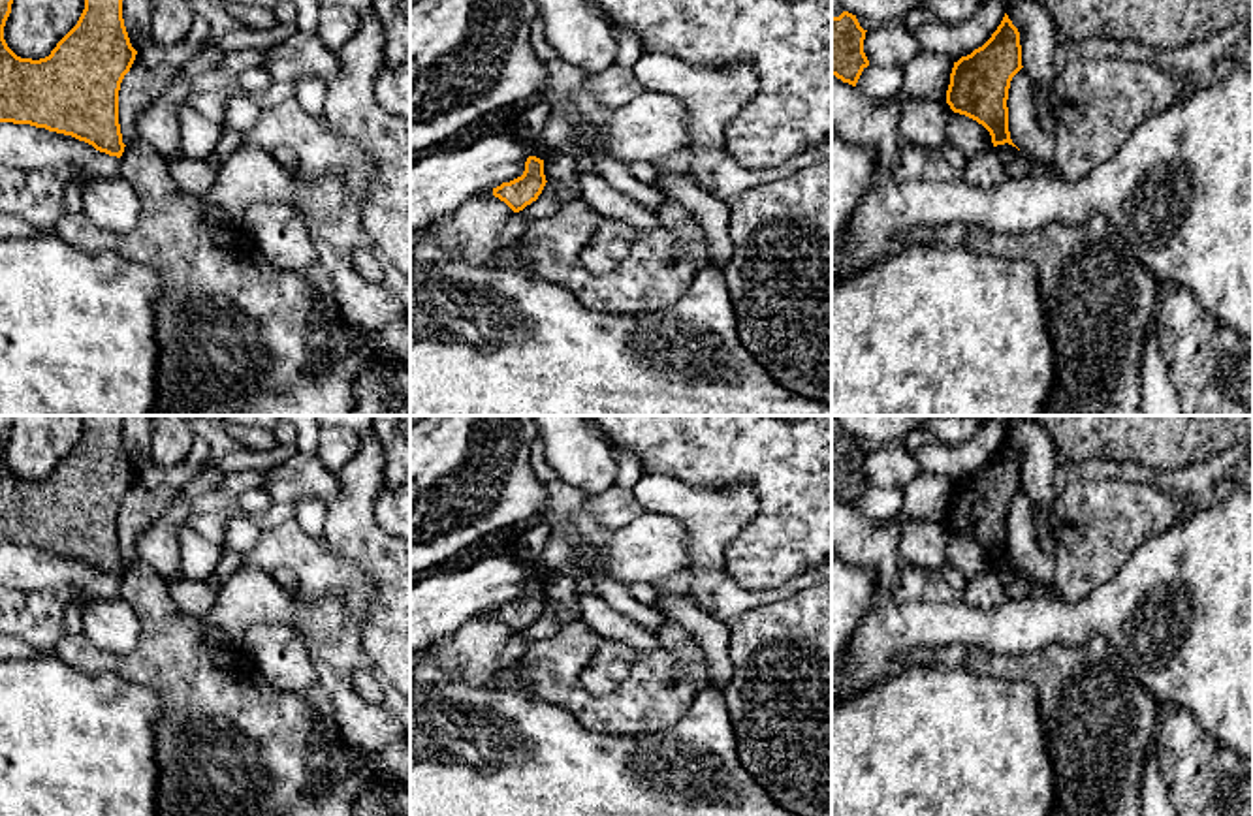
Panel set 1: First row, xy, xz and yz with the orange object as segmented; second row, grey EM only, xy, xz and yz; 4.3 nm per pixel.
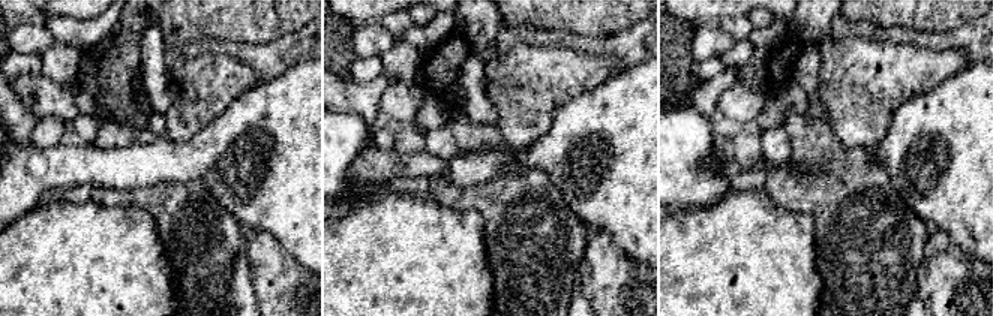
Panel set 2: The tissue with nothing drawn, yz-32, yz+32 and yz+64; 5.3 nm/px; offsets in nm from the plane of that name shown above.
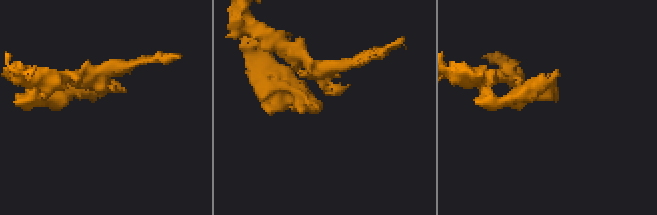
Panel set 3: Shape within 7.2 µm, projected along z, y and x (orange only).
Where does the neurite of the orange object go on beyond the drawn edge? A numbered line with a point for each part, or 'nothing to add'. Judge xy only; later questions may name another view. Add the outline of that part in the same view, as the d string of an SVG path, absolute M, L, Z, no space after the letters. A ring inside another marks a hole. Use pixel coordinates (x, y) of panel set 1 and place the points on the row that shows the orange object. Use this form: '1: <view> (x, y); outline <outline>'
nothing to add

